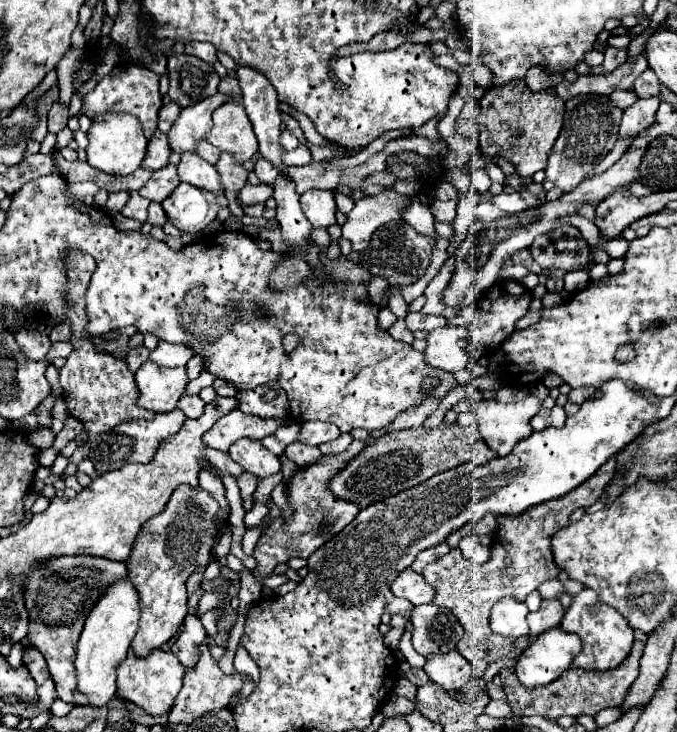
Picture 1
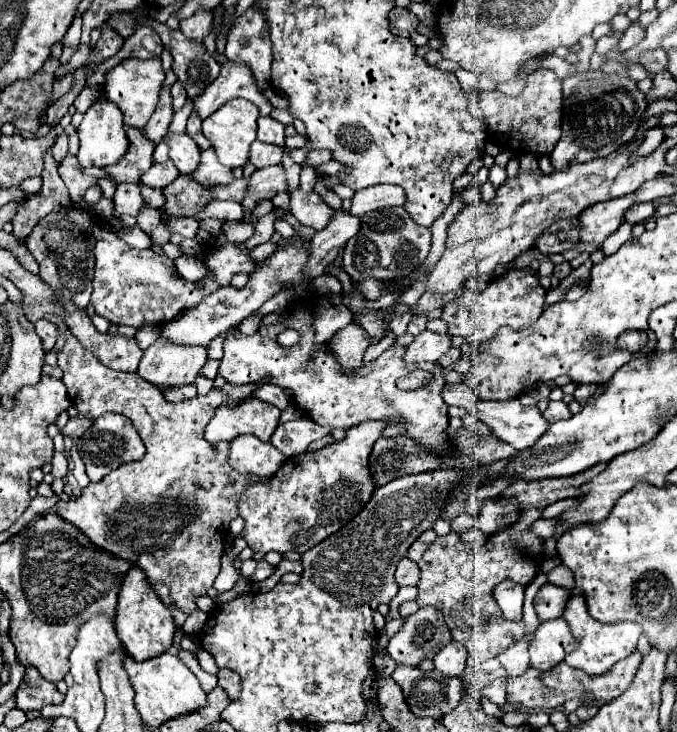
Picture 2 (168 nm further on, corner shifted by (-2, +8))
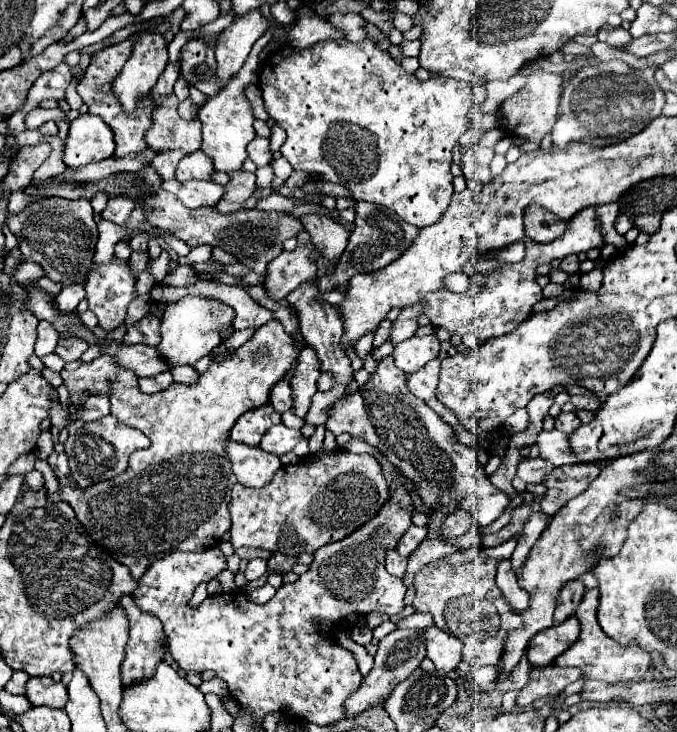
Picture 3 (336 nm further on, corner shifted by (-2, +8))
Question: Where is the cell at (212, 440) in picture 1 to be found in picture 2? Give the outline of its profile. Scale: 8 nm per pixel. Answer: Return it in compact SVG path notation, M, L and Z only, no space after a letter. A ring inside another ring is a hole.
M257 398L245 400L237 406L221 406L207 424L205 440L209 442L231 442L237 436L251 434L267 442L279 424L281 410L265 404Z

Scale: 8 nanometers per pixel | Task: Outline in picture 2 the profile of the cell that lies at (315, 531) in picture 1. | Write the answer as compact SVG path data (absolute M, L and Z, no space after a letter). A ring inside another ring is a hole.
M363 422L351 430L347 430L347 436L339 442L329 444L327 448L321 448L317 452L303 452L301 456L291 456L285 460L285 464L273 474L267 482L253 482L245 488L241 494L237 508L239 516L245 520L245 528L241 530L241 538L247 542L247 546L253 552L279 552L285 554L289 550L295 550L299 554L307 552L309 548L323 542L327 536L341 530L365 504L375 492L375 484L369 472L369 454L377 438L381 438L381 430L385 428L385 422Z

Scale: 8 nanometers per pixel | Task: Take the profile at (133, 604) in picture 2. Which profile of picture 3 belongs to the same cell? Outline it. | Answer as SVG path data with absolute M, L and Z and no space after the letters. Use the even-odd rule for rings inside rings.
M131 594L121 596L119 602L117 602L117 606L121 606L121 608L127 612L129 626L131 626L131 630L129 630L129 642L127 642L127 648L125 648L127 656L125 656L123 664L121 664L123 684L129 686L129 684L133 684L133 682L139 682L139 680L143 680L143 678L149 678L149 676L155 672L157 664L159 664L159 662L163 660L163 656L165 656L165 632L163 632L161 620L159 620L155 614L141 610L141 608L135 604L135 598L133 598Z

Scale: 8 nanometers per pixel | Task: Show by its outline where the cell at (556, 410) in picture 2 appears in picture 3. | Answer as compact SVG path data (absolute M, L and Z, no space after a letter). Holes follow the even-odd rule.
M561 412L561 414L555 418L555 428L561 430L561 432L565 432L565 434L573 432L579 424L581 424L581 422L579 422L579 418L575 416L575 412Z

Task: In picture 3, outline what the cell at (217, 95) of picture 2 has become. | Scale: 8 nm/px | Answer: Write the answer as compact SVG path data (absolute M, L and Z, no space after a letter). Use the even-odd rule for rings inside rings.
M253 12L253 16L245 16L245 20L233 20L233 24L223 30L215 48L217 78L221 88L225 88L237 76L251 52L251 46L267 28L267 20L261 16L261 12Z

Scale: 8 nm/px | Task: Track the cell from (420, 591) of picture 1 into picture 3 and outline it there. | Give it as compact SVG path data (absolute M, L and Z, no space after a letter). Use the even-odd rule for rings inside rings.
M389 552L389 558L385 560L385 568L387 568L389 574L393 574L397 578L403 578L405 570L407 570L407 558L399 556L397 552Z

